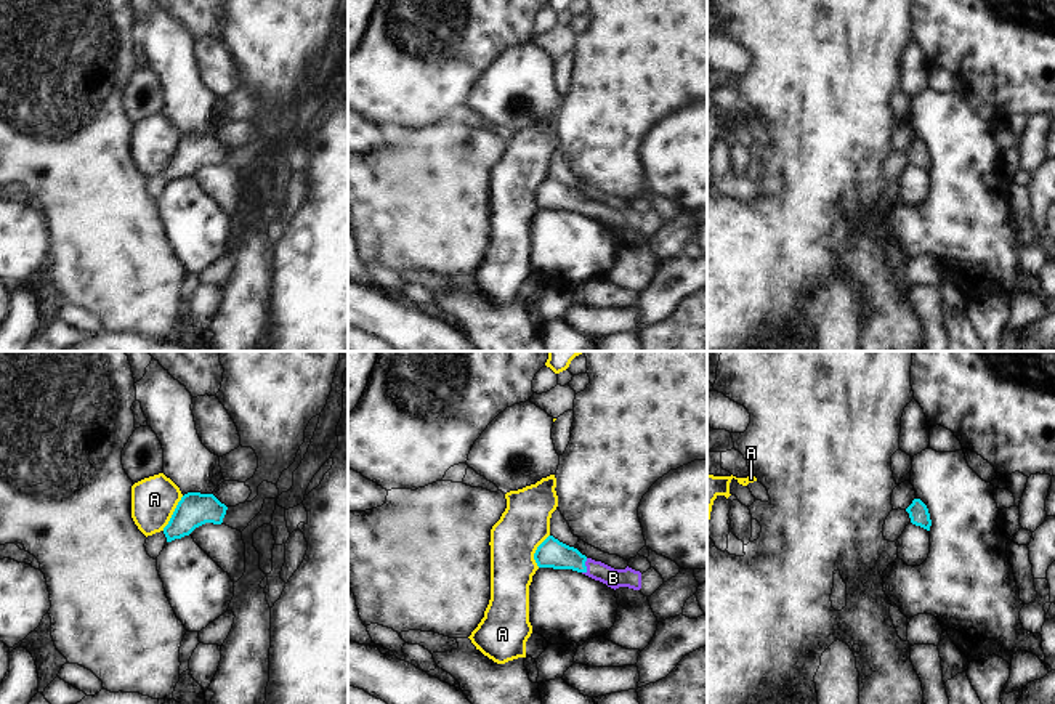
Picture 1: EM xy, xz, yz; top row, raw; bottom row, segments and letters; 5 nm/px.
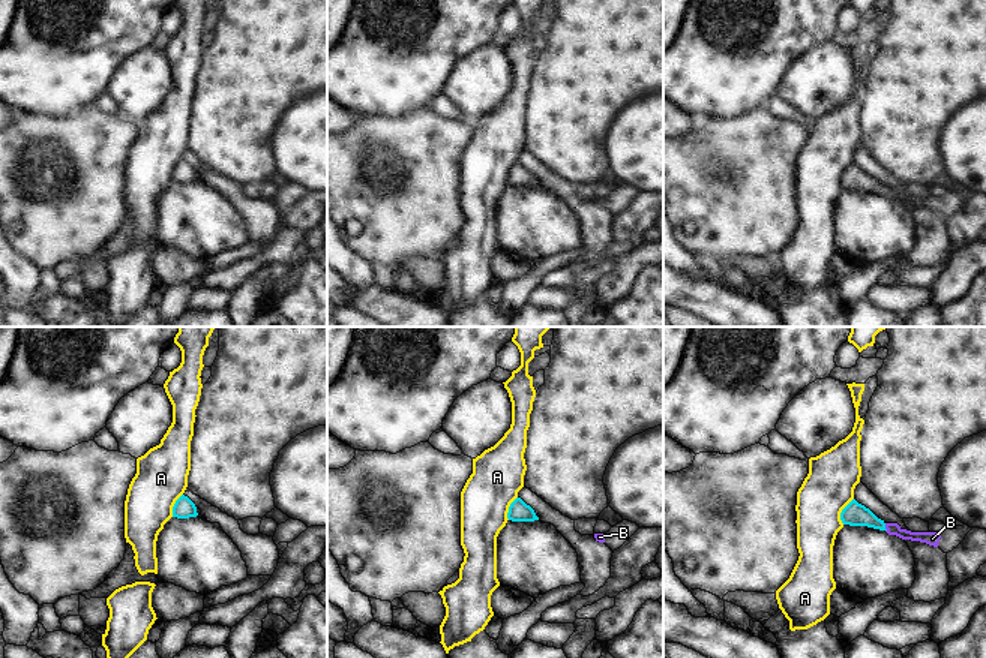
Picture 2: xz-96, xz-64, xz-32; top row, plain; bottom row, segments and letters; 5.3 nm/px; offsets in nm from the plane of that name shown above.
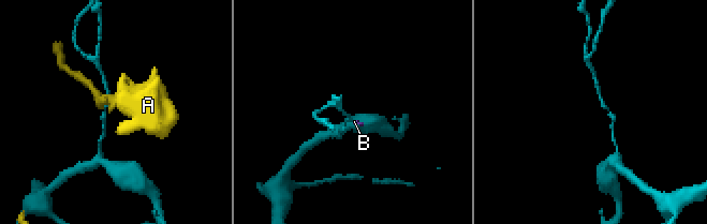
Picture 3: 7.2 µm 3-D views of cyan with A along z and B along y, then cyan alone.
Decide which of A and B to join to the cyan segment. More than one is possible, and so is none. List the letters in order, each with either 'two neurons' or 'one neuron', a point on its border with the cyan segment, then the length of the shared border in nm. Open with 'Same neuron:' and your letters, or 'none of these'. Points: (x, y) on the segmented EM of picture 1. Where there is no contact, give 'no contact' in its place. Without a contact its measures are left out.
Same neuron: B
A: two neurons; contact xy (173, 513); length 200 nm
B: one neuron; contact xz (586, 566); length 80 nm

